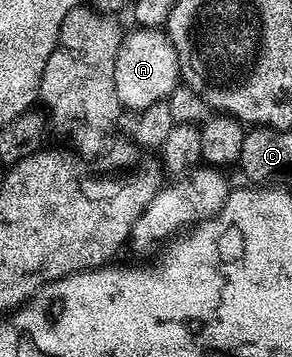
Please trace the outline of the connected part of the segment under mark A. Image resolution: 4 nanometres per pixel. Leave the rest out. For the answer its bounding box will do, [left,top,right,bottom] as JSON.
[115,28,179,112]

